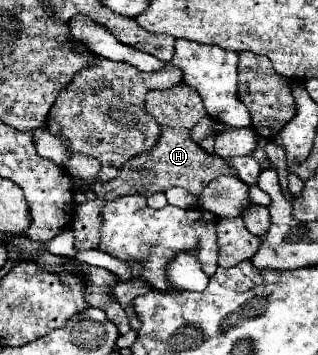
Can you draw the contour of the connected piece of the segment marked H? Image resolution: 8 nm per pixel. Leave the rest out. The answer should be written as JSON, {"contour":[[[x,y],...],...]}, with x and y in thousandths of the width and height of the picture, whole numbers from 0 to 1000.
{"contour":[[[563,234],[544,251],[469,256],[462,273],[456,273],[456,313],[469,324],[481,324],[487,341],[506,352],[506,386],[500,386],[494,408],[481,420],[469,420],[469,431],[443,431],[431,442],[412,442],[374,476],[374,493],[355,510],[318,510],[305,499],[305,487],[318,482],[305,448],[261,442],[261,437],[223,442],[217,459],[204,465],[204,482],[217,482],[230,499],[292,510],[292,544],[305,555],[330,555],[343,566],[355,566],[368,555],[387,555],[387,549],[456,549],[456,555],[469,555],[469,549],[481,549],[494,538],[525,538],[531,527],[550,527],[550,521],[588,532],[601,549],[632,549],[645,521],[657,510],[670,510],[676,499],[689,499],[689,493],[745,499],[745,482],[720,465],[714,448],[645,431],[594,386],[601,358],[632,330],[651,330],[638,285],[632,285],[626,262],[607,245],[594,245],[582,234]]]}

